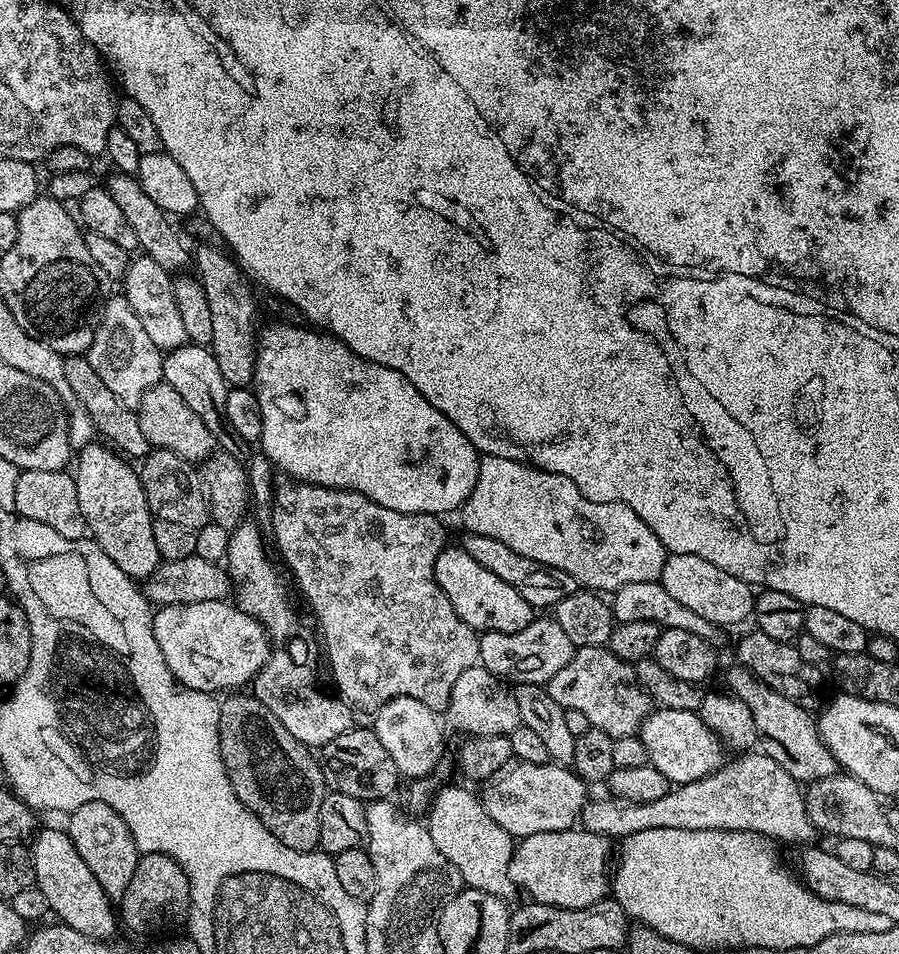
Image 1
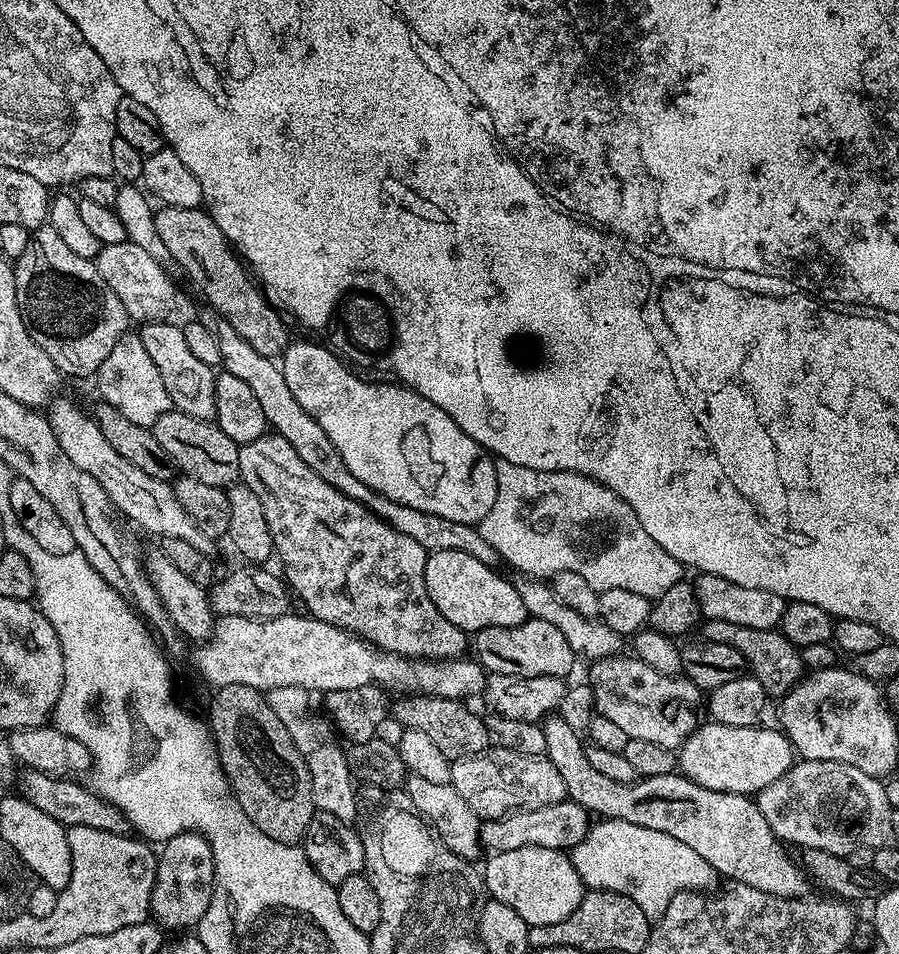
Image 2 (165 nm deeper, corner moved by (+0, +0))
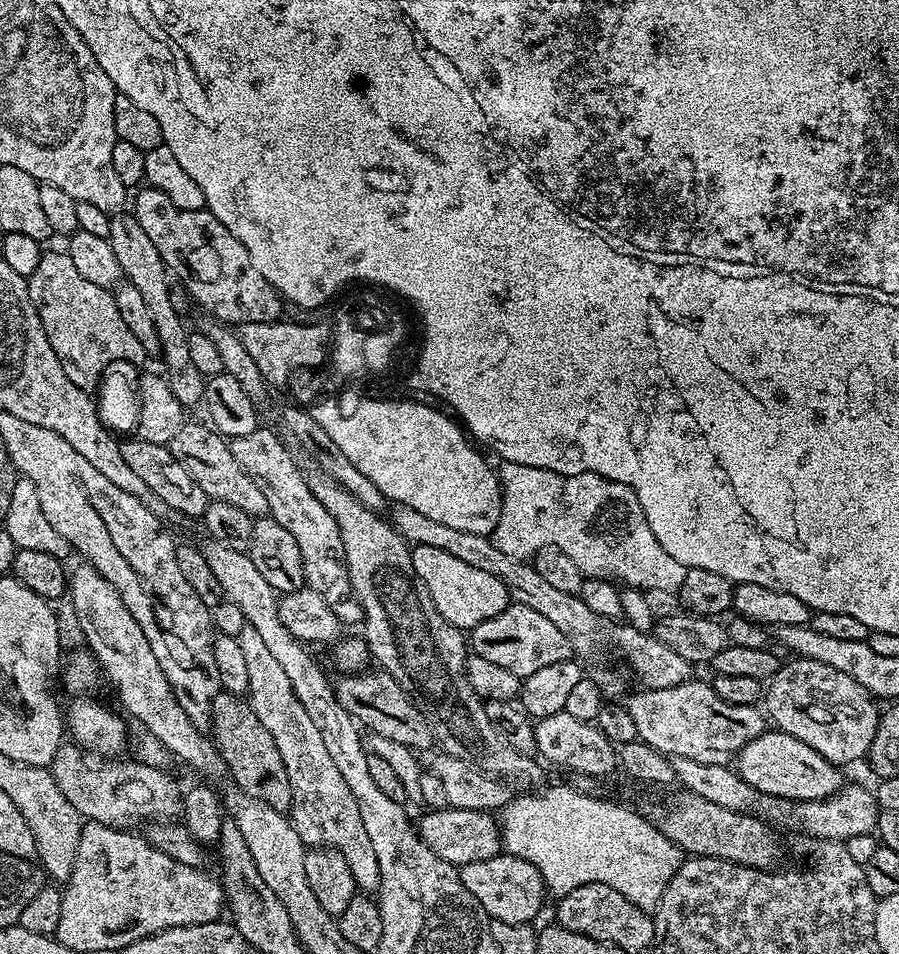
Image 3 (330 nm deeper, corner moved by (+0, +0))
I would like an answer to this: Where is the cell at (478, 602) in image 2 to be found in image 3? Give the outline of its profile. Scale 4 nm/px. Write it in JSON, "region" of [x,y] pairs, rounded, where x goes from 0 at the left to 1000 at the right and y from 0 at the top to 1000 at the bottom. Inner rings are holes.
{"region":[[[465,570],[458,574],[458,588],[465,606],[469,606],[474,618],[478,618],[478,627],[483,627],[483,635],[487,635],[487,644],[507,658],[527,659],[541,652],[541,648],[549,648],[549,644],[558,644],[558,639],[565,637],[565,615],[558,609],[549,606],[549,602],[541,602],[541,597],[531,597],[528,593],[504,585],[496,577]]]}

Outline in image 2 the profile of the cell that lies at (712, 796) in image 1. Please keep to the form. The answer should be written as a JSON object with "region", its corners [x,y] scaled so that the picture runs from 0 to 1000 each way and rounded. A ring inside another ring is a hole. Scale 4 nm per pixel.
{"region":[[[628,836],[612,845],[581,847],[577,851],[565,851],[553,860],[538,860],[534,865],[534,887],[539,894],[551,895],[563,891],[581,891],[581,887],[607,887],[612,891],[635,891],[654,873],[656,853],[643,841]]]}

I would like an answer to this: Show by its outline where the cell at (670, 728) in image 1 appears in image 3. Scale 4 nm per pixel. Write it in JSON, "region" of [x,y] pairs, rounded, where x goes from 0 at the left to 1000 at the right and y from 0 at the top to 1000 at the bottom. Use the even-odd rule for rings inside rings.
{"region":[[[852,765],[831,780],[821,794],[821,810],[839,829],[872,839],[919,839],[929,834],[937,825],[934,809],[910,786],[867,765]]]}

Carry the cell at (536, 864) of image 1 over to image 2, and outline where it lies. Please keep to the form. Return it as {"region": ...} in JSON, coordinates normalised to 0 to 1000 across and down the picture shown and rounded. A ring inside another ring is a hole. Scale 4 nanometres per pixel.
{"region":[[[581,887],[581,891],[563,891],[562,893],[554,893],[542,898],[543,907],[536,910],[536,921],[542,935],[546,942],[558,945],[563,950],[567,950],[567,954],[572,954],[572,958],[576,958],[576,962],[581,962],[590,971],[612,971],[612,966],[625,966],[625,962],[630,962],[635,958],[647,945],[652,929],[647,925],[647,920],[643,916],[643,912],[638,912],[636,907],[636,898],[627,891],[612,891],[607,887]]]}

